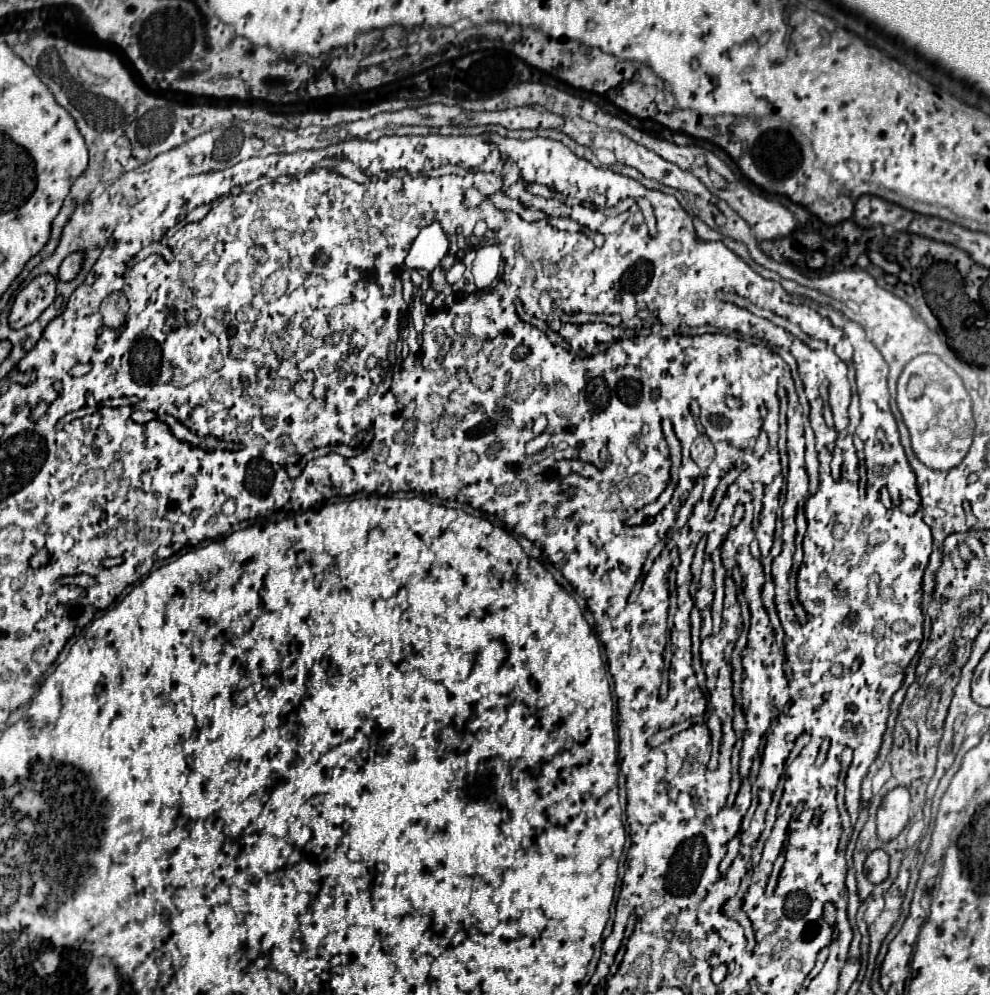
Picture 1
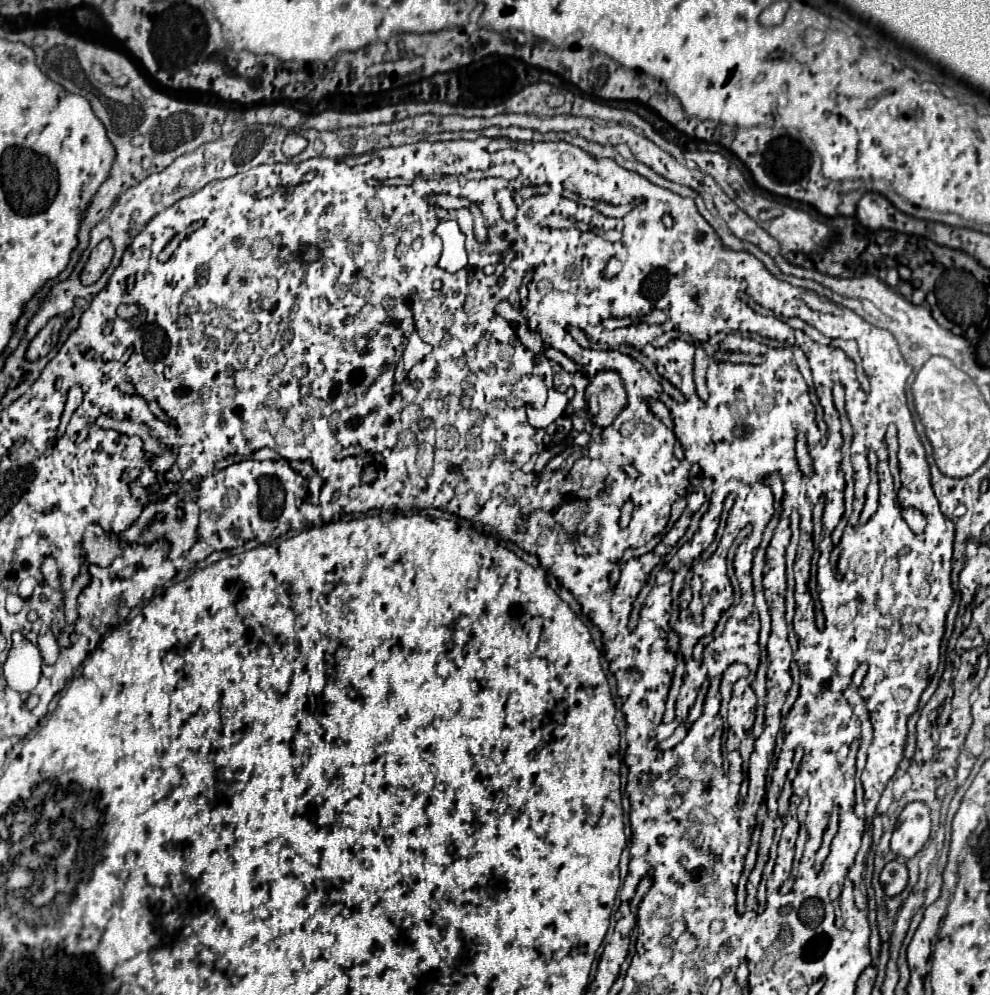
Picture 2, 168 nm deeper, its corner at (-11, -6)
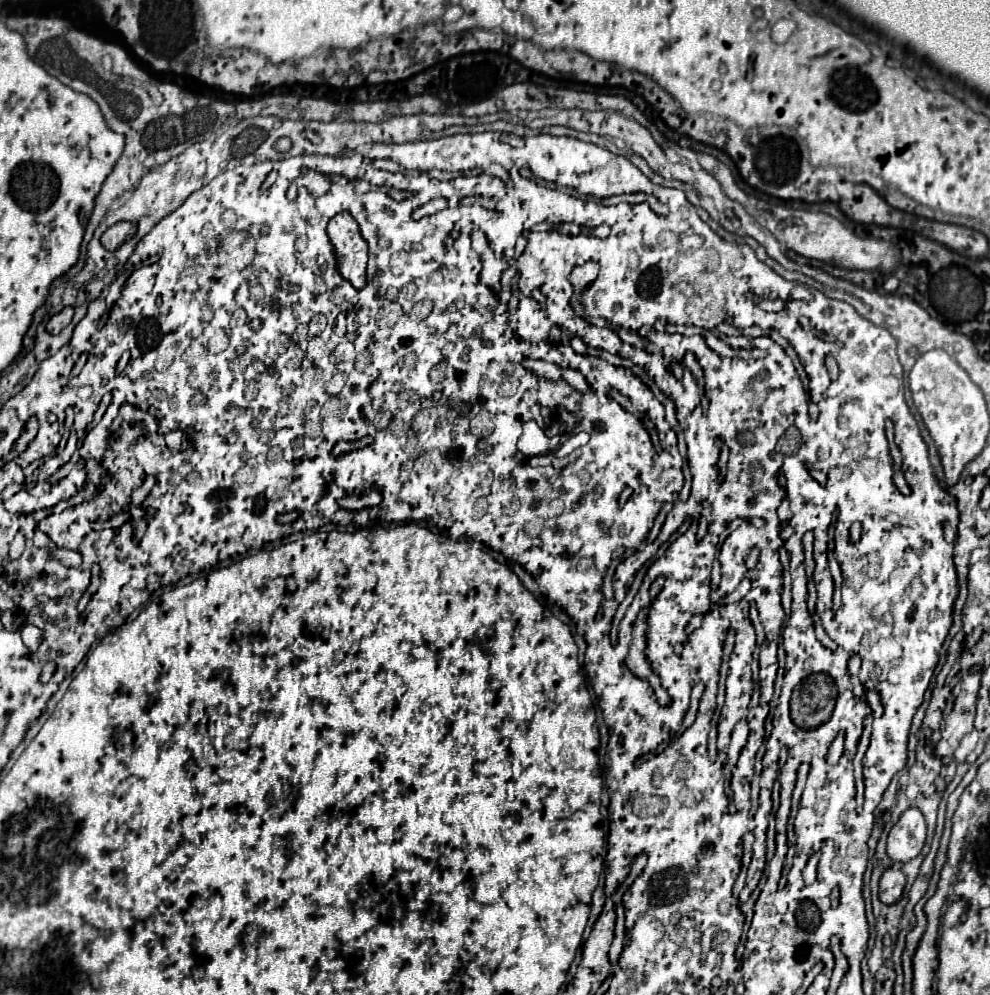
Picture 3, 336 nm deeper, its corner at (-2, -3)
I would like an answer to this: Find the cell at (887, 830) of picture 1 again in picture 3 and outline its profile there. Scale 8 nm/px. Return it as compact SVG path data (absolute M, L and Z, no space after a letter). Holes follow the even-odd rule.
M907 808L887 836L889 858L899 862L907 862L915 858L925 844L925 832L927 826L921 810Z

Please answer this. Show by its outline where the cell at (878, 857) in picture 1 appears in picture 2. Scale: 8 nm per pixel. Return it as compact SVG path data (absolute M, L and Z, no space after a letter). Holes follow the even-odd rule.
M900 859L890 861L890 863L884 867L882 875L880 875L880 883L882 883L884 893L886 893L888 897L900 895L900 893L904 891L904 887L908 885L908 869L906 869L904 861L900 861Z

